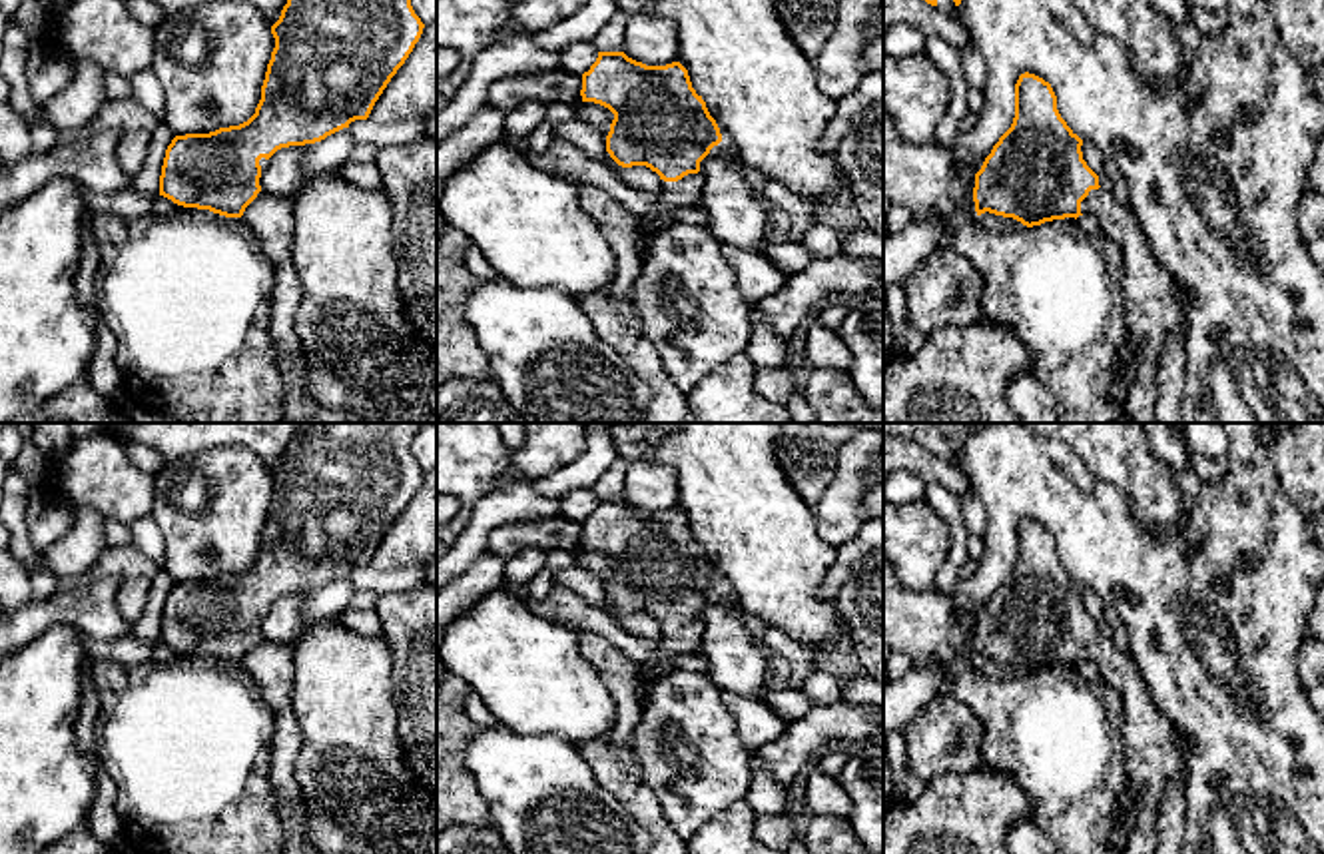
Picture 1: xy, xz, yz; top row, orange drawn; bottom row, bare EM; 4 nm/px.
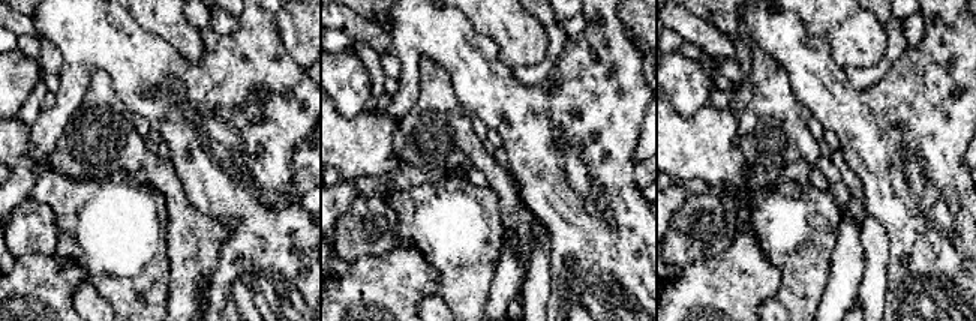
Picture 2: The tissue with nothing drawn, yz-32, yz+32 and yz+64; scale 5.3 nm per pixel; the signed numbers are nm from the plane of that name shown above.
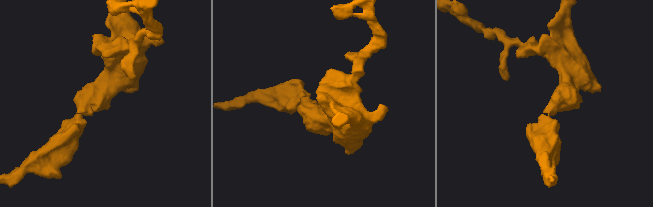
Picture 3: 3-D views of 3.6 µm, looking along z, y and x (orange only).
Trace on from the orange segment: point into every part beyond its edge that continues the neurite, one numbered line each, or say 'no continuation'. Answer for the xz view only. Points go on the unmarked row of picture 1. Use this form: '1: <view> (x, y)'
1: xz (686, 639)

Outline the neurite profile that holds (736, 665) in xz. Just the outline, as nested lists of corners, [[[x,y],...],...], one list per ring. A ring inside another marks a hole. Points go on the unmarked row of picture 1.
[[[722,587],[700,609],[708,674],[722,692],[760,698],[766,690],[766,658],[746,627],[744,611],[728,601],[728,595],[730,591]]]

